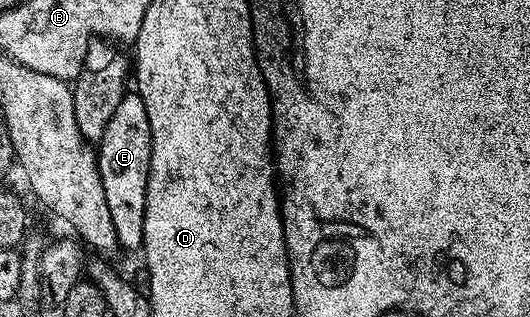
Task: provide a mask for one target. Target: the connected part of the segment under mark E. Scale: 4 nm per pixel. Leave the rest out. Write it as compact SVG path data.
M126 94L121 98L121 104L98 141L97 159L101 182L105 186L105 198L109 202L109 214L113 214L113 226L120 245L124 249L138 249L143 242L145 190L151 169L151 127L149 114L145 114L145 102L137 94Z

